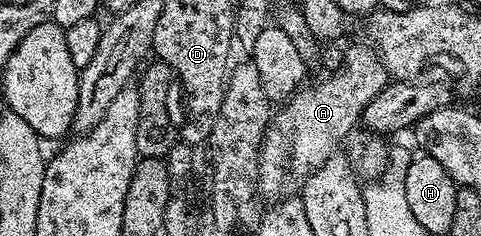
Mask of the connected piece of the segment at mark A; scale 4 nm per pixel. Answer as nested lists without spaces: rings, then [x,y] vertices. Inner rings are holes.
[[[357,44],[354,48],[346,47],[339,67],[332,74],[326,75],[326,80],[321,81],[314,88],[302,87],[294,92],[287,102],[278,107],[281,108],[278,112],[276,109],[275,115],[269,121],[269,128],[265,131],[265,144],[268,146],[261,151],[261,179],[259,184],[264,195],[266,192],[269,196],[275,196],[273,198],[280,197],[282,195],[280,192],[289,184],[289,172],[293,176],[305,178],[316,168],[321,168],[323,162],[327,162],[327,158],[334,155],[335,149],[338,149],[335,147],[340,144],[341,140],[348,138],[349,131],[355,126],[358,127],[367,102],[371,102],[371,98],[375,98],[375,94],[379,94],[379,90],[383,90],[391,83],[389,71],[386,70],[381,57],[372,47],[362,44]]]

